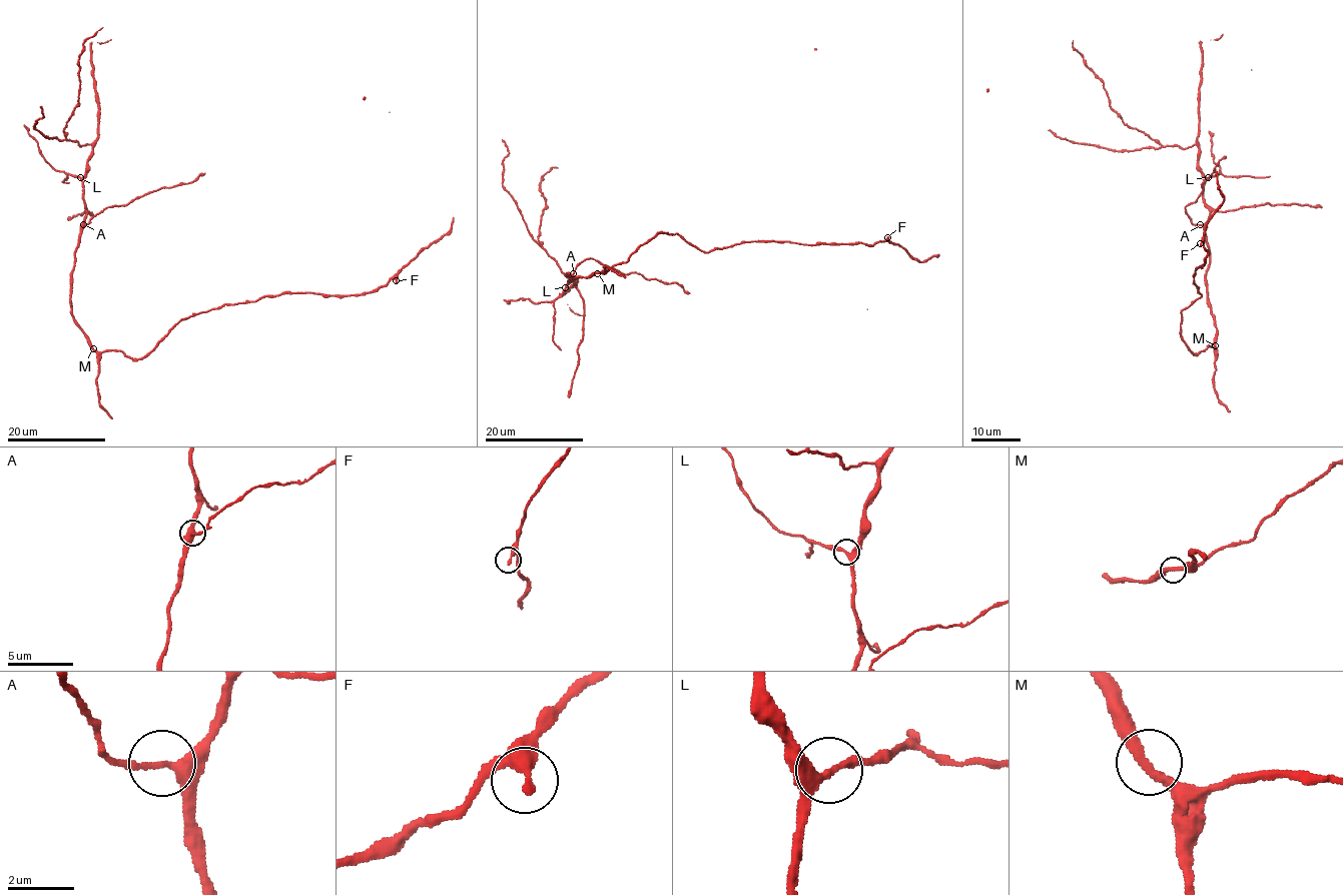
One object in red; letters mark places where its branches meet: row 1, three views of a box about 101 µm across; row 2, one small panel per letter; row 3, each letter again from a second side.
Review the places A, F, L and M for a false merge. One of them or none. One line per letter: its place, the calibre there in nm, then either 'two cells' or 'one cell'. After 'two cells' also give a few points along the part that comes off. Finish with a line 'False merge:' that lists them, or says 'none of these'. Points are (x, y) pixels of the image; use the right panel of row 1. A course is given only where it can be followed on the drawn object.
A: (1200, 224) | 300 nm | one cell
F: (1200, 243) | 300 nm | one cell
L: (1208, 177) | 280 nm | one cell
M: (1215, 345) | 320 nm | one cell
False merge: none of these

